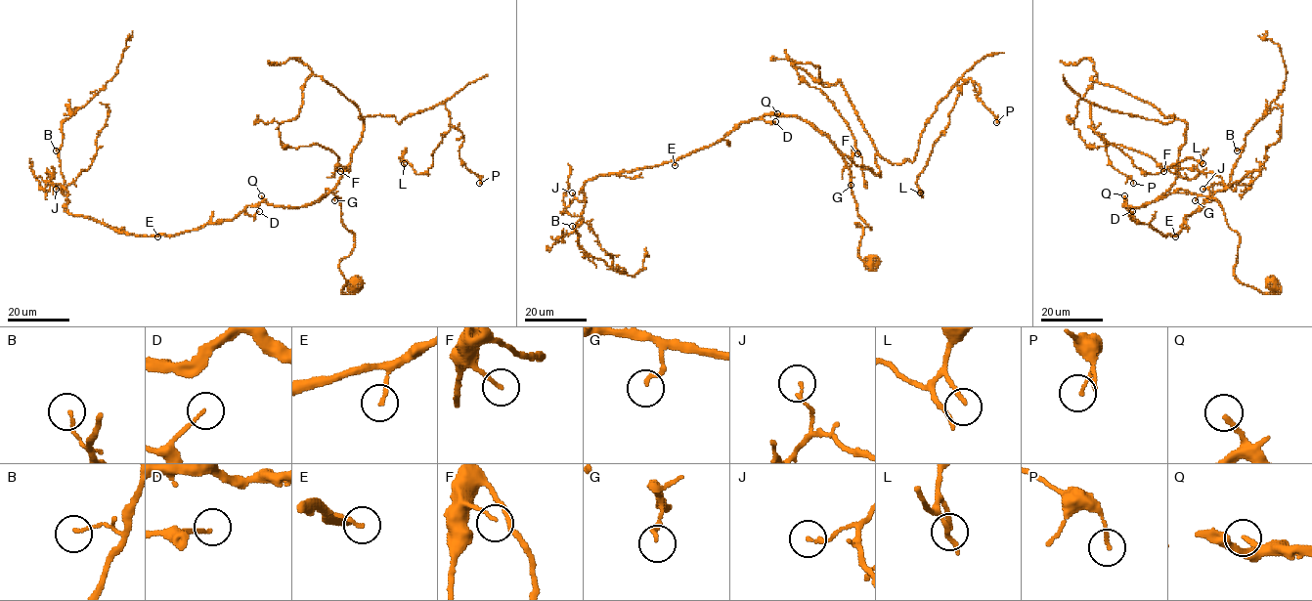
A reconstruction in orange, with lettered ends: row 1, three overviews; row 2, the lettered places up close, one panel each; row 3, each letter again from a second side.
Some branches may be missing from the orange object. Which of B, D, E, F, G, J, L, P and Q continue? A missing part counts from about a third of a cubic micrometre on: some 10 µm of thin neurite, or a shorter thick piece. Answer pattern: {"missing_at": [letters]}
{"missing_at": ["Q"]}

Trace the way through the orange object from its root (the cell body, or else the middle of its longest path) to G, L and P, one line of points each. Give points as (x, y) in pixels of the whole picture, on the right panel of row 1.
G: (1273, 284), (1274, 293), (1264, 293), (1237, 279), (1233, 269), (1240, 236), (1214, 198), (1198, 195), (1195, 200)
L: (1273, 284), (1237, 279), (1214, 198), (1165, 194), (1186, 122), (1090, 103), (1141, 170), (1202, 163)
P: (1273, 284), (1237, 279), (1240, 236), (1214, 198), (1165, 194), (1186, 122), (1090, 103), (1133, 183)

